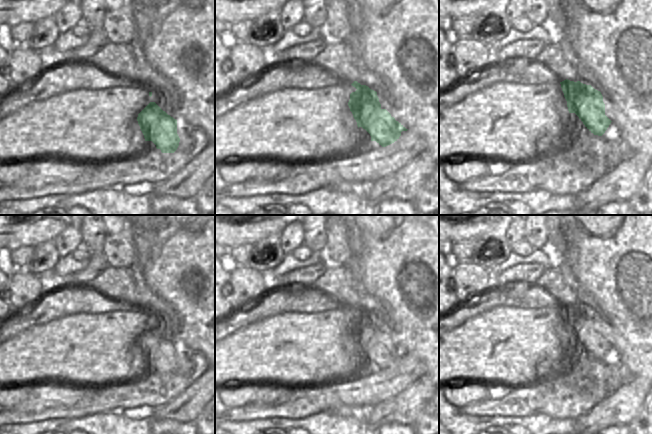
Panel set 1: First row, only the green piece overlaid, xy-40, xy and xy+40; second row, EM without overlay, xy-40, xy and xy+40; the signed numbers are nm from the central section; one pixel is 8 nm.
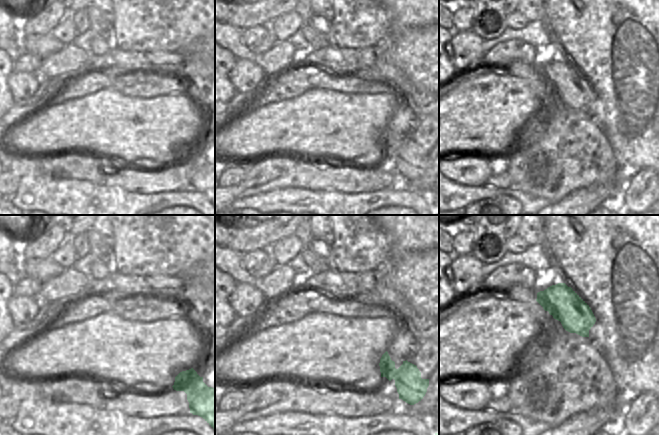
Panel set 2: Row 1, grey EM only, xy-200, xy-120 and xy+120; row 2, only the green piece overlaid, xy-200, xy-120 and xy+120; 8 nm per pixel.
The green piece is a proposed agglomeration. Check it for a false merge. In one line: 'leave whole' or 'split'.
leave whole

